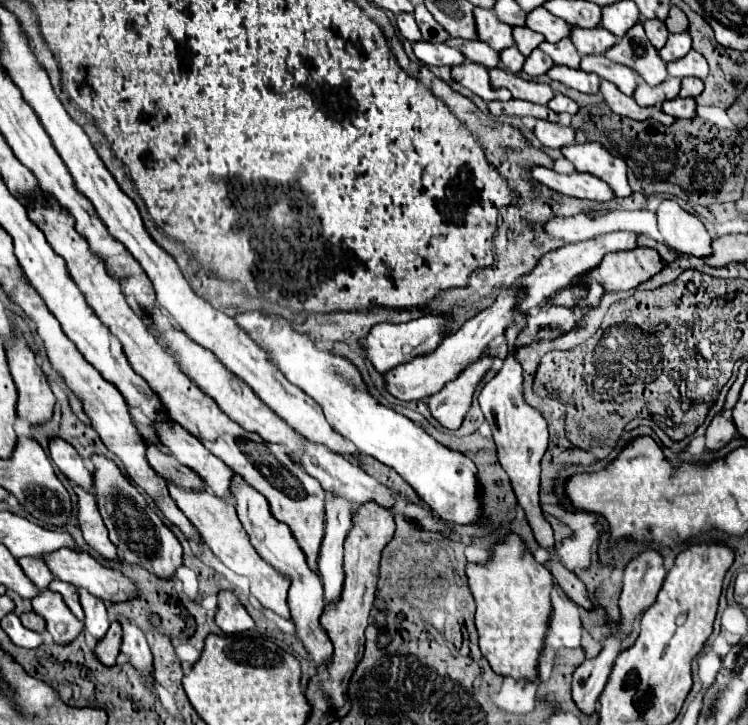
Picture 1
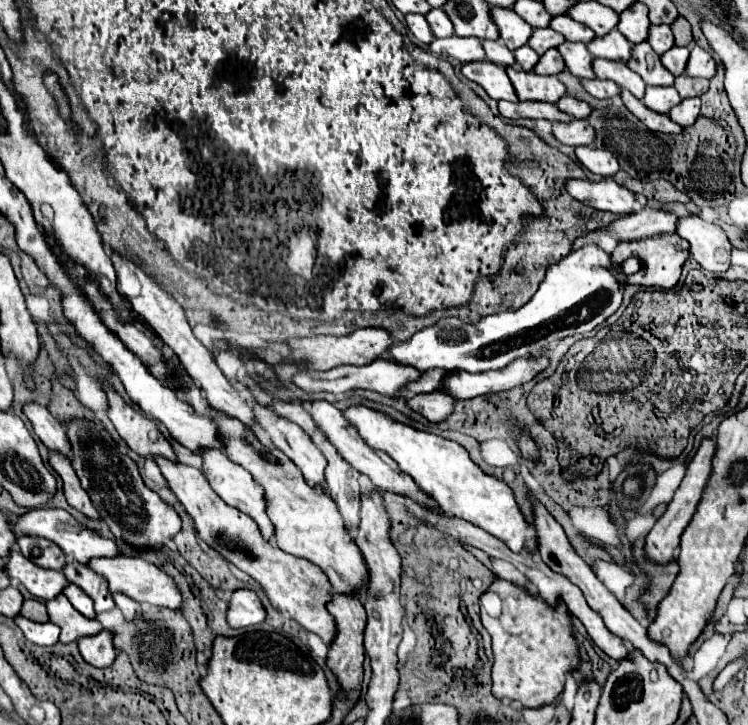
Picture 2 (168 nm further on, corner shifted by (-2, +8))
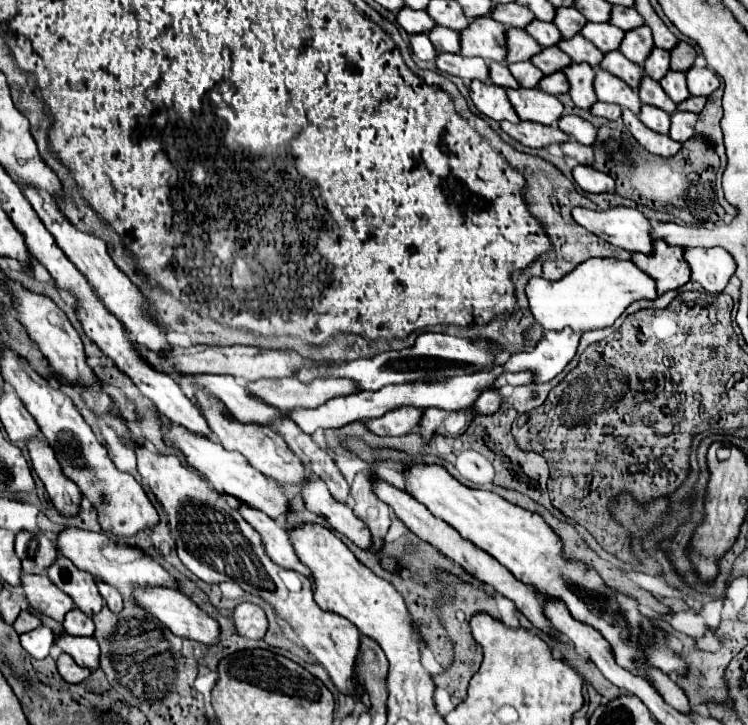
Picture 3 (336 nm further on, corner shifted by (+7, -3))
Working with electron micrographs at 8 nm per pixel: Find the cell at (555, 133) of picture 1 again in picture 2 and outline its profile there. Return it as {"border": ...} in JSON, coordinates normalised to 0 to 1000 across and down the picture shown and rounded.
{"border":[[[765,166],[759,171],[754,168],[741,168],[741,188],[759,201],[791,201],[797,182],[783,166]]]}

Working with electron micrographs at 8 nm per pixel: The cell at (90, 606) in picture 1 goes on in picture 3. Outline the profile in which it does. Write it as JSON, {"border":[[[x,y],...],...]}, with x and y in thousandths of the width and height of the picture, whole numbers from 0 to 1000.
{"border":[[[79,768],[71,782],[66,782],[66,799],[84,815],[90,818],[100,837],[108,840],[116,851],[130,848],[130,843],[135,843],[138,837],[138,826],[130,815],[130,804],[122,793],[114,793],[114,788],[103,788],[103,782],[98,782],[98,777],[92,777],[92,771]]]}

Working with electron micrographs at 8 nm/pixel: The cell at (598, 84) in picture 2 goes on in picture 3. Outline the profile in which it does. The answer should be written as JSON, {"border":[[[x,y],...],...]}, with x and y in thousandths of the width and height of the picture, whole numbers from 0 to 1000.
{"border":[[[798,139],[798,142],[790,145],[790,156],[801,159],[801,161],[811,161],[811,164],[828,164],[830,161],[830,148],[825,142]]]}

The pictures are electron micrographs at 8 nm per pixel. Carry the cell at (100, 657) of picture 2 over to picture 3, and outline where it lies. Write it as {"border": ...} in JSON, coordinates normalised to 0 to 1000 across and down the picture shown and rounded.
{"border":[[[82,901],[79,909],[76,909],[76,920],[82,926],[82,934],[90,939],[90,942],[108,942],[111,937],[116,937],[122,931],[122,923],[116,920],[106,920],[98,906]]]}

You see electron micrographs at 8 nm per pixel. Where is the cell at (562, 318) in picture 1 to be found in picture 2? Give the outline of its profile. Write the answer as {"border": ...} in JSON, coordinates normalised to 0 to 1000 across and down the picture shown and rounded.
{"border":[[[786,337],[767,345],[762,353],[738,364],[730,372],[717,406],[698,425],[687,430],[666,430],[647,436],[636,447],[623,447],[615,439],[596,436],[578,450],[559,455],[551,469],[524,474],[519,494],[535,502],[548,502],[561,513],[591,508],[591,510],[623,510],[650,513],[668,510],[690,494],[706,491],[719,480],[738,477],[741,469],[751,469],[765,461],[791,458],[810,439],[816,439],[832,419],[837,383],[856,370],[856,359],[840,356],[829,364],[832,375],[821,372],[816,350],[805,342]]]}

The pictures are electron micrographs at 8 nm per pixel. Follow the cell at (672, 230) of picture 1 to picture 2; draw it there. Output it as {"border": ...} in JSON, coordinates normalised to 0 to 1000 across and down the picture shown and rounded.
{"border":[[[917,298],[917,301],[909,301],[906,303],[906,326],[912,326],[914,331],[922,334],[922,350],[925,356],[947,375],[971,375],[976,370],[976,348],[979,348],[979,337],[971,326],[971,320],[957,312],[957,309],[949,309],[949,306],[941,306],[936,303],[933,298]]]}

